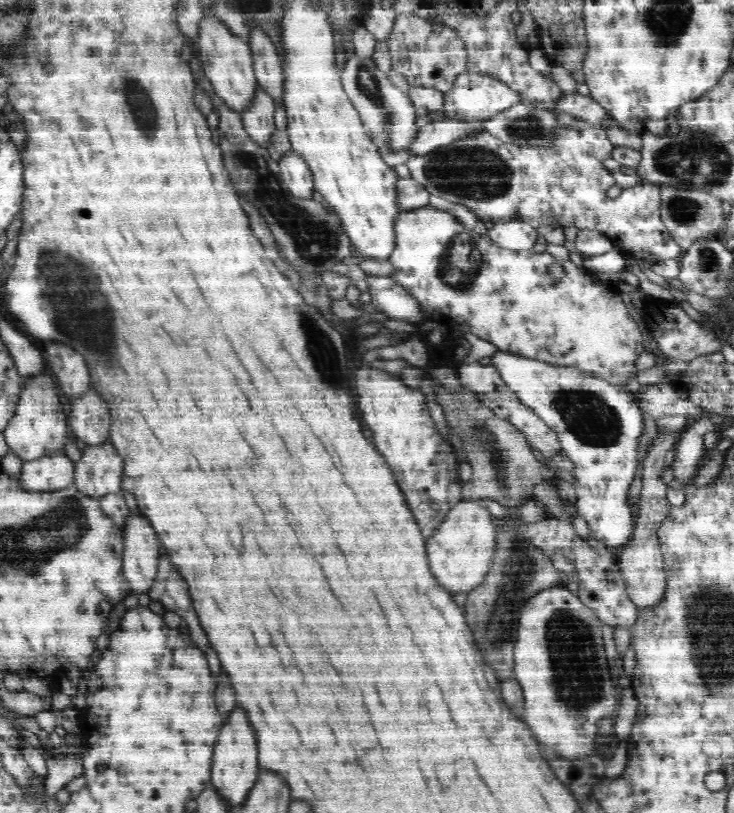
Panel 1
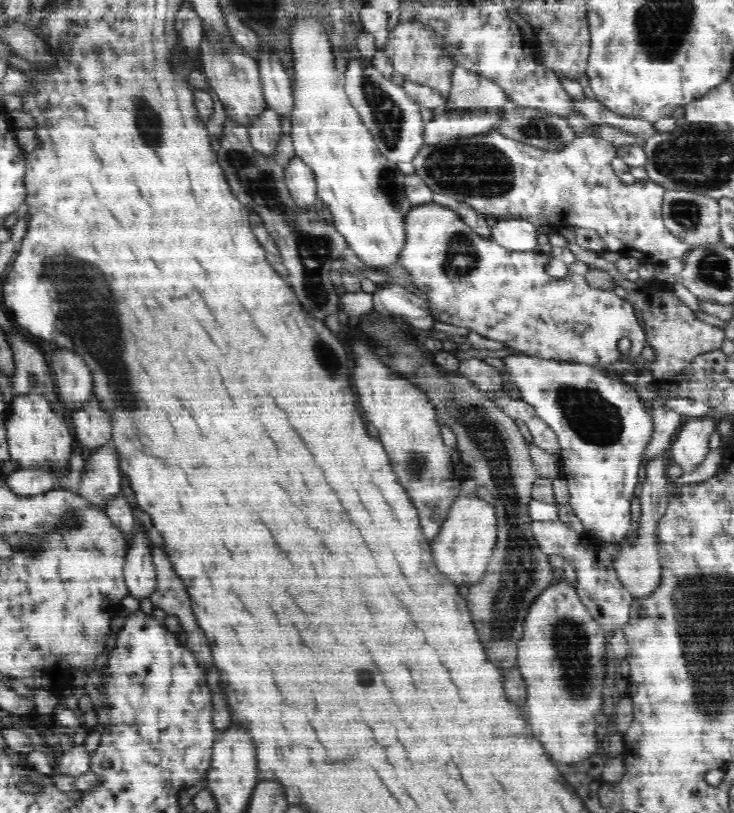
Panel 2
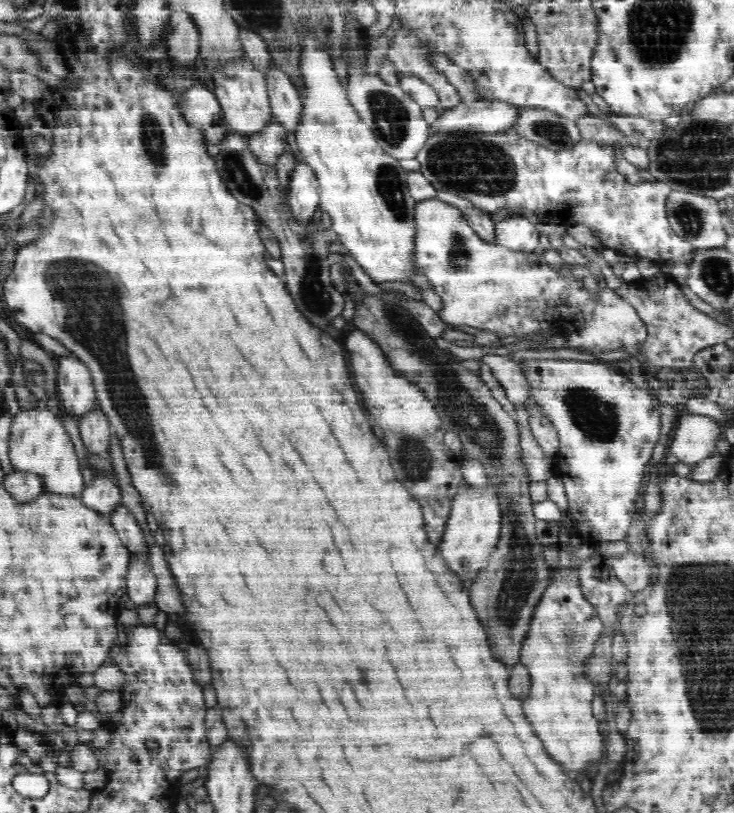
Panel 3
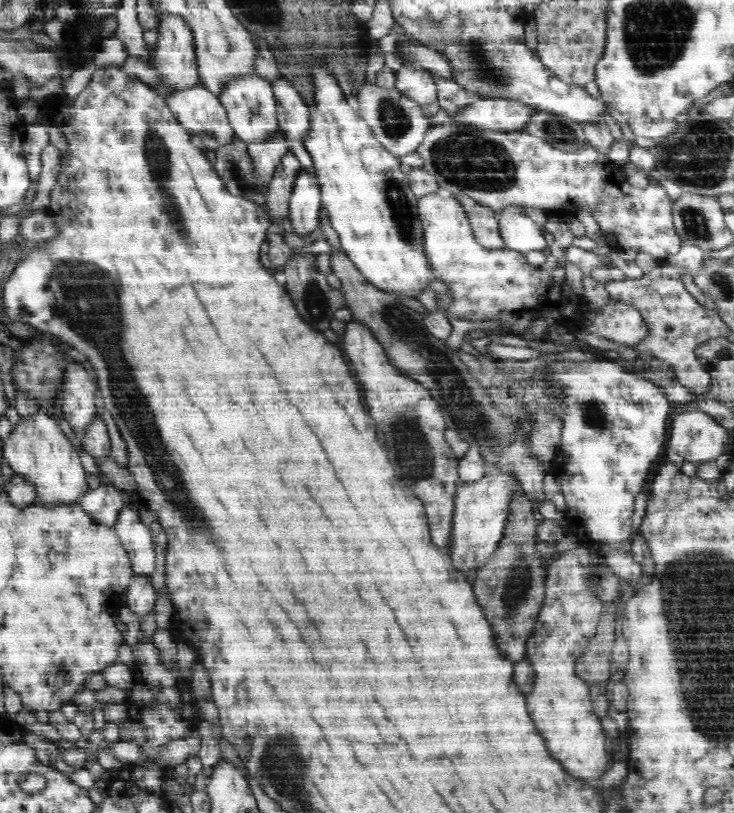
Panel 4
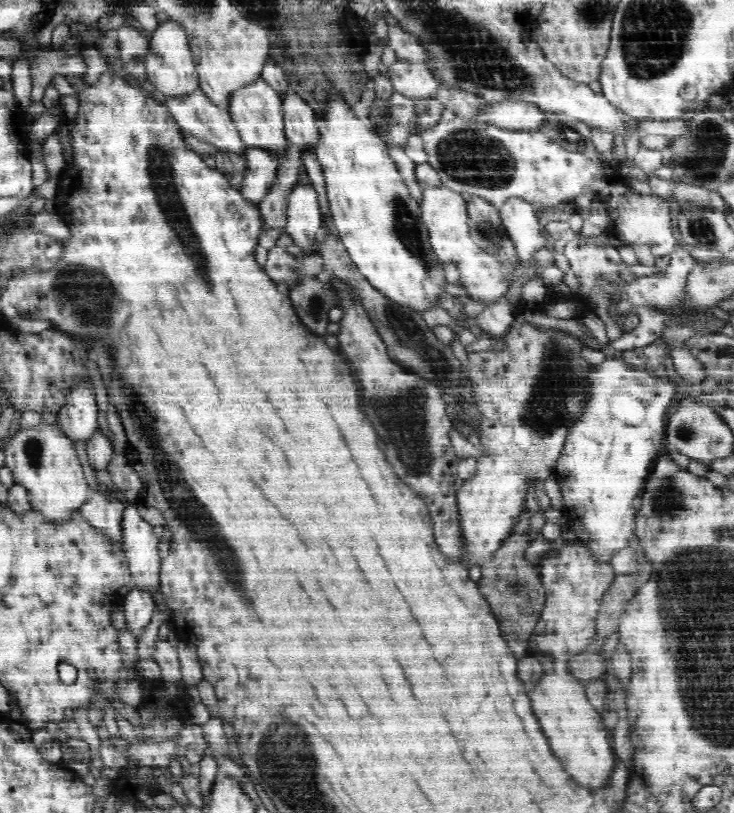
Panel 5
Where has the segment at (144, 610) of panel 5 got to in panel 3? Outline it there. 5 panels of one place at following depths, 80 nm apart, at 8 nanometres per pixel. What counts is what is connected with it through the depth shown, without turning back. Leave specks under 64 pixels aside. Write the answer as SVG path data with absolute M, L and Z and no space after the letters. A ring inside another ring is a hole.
M131 557L129 574L126 576L126 592L136 608L152 604L157 591L157 578L152 573L150 561Z

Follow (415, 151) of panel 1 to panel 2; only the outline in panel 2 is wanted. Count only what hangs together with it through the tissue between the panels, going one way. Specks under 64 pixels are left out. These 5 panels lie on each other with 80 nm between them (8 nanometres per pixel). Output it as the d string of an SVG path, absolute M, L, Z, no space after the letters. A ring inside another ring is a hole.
M446 110L443 115L437 115L427 122L423 132L423 146L438 144L456 136L470 136L495 130L495 126L503 113L502 110Z

